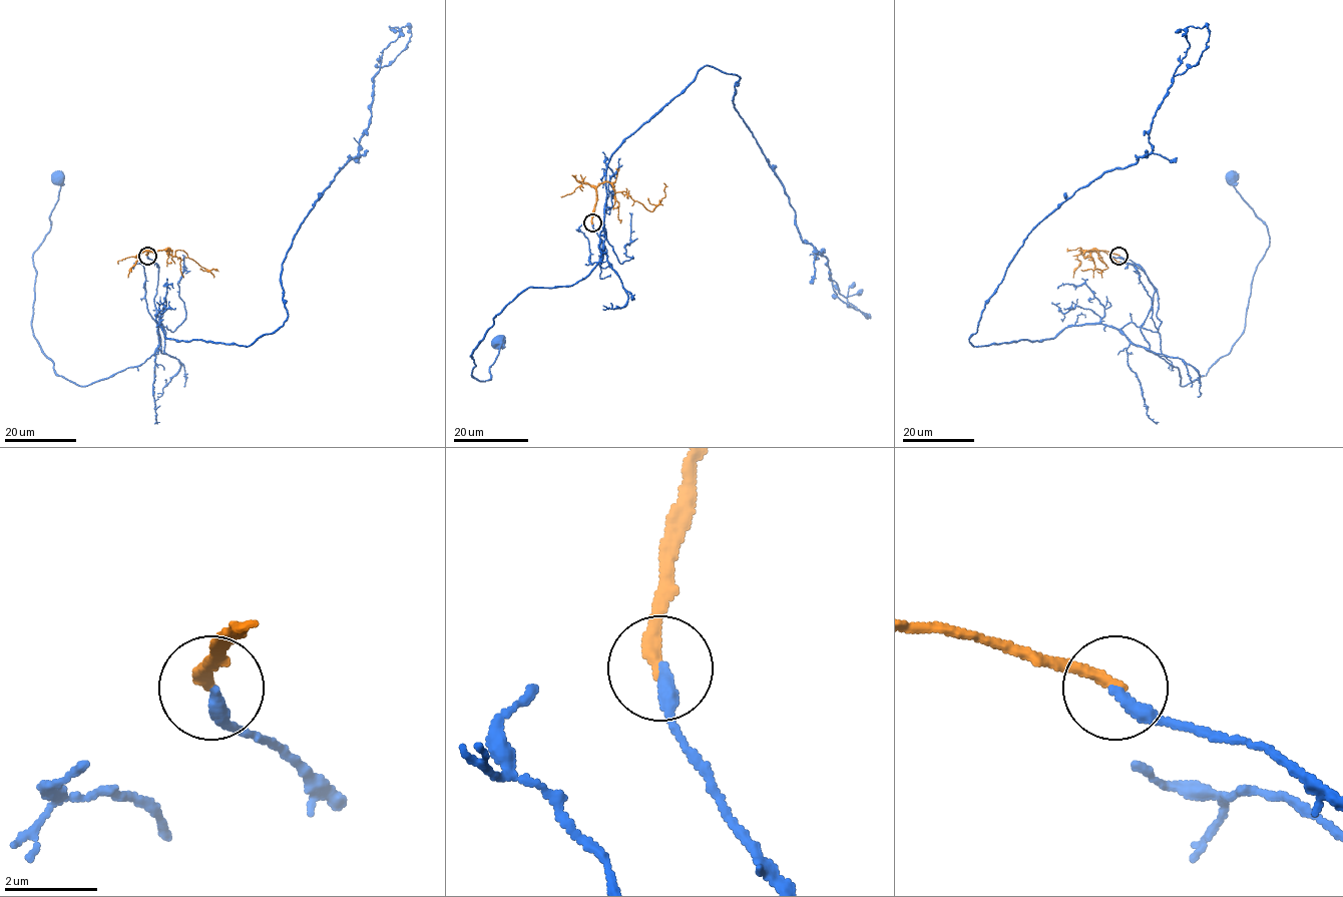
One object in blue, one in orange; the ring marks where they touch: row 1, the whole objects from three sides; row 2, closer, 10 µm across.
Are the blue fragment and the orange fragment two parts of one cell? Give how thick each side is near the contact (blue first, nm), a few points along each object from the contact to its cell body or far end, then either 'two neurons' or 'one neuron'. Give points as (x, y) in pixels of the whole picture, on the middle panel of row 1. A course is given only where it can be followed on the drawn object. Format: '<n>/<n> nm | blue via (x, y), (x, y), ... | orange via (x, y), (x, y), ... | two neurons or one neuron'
300/280 nm | blue via (591, 223), (607, 255), (575, 284), (519, 293), (471, 352), (476, 380), (491, 378), (497, 342) | orange via (591, 223), (596, 187), (605, 181), (615, 191), (622, 191), (651, 210), (665, 195), (663, 182) | two neurons

